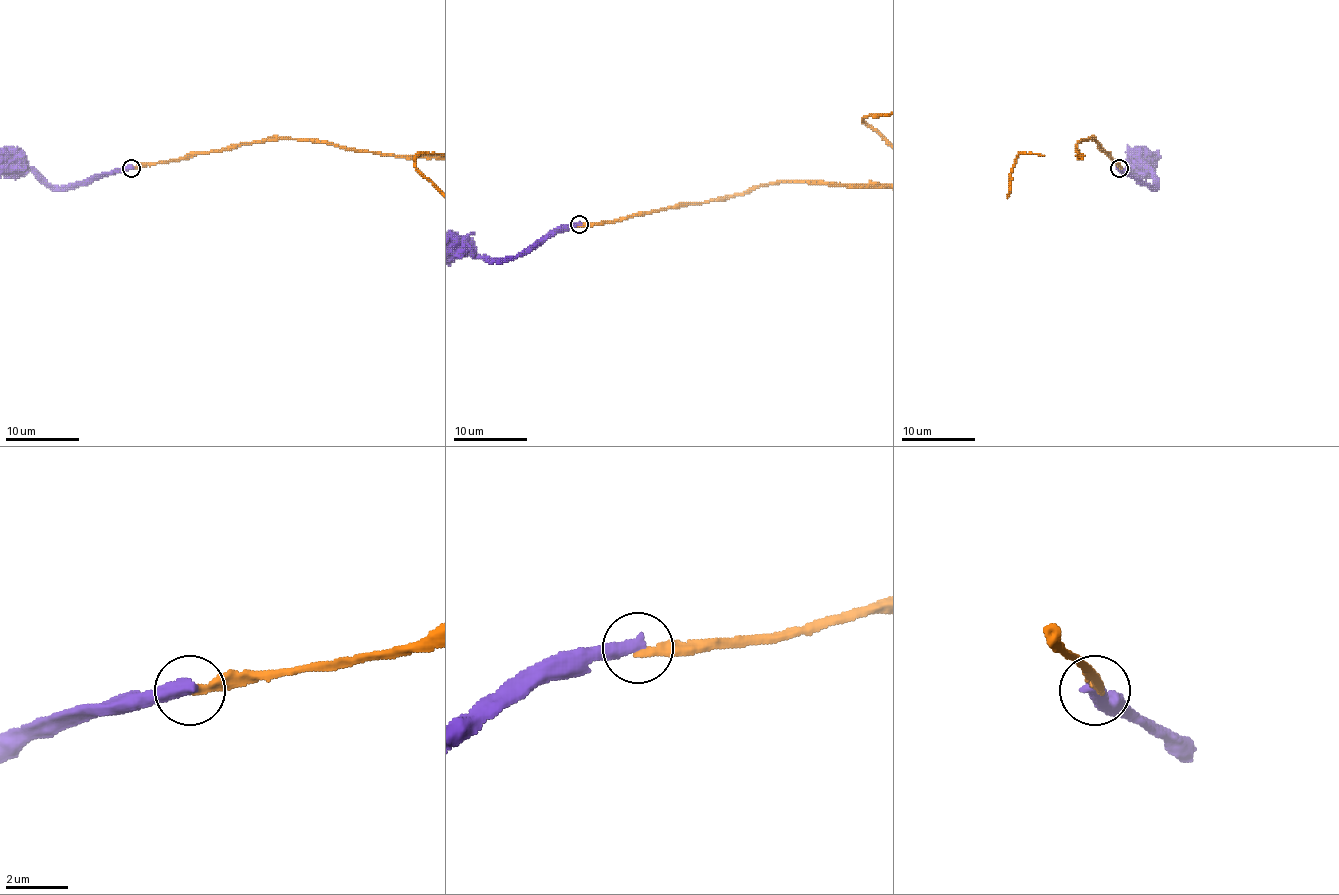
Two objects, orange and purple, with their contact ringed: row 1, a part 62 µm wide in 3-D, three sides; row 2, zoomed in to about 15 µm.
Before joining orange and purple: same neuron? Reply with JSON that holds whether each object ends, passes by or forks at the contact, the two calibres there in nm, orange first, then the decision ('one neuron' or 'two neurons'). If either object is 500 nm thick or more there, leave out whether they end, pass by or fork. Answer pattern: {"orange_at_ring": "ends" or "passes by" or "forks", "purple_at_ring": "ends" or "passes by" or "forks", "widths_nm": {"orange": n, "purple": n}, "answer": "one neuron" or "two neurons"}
{"orange_at_ring": "ends", "purple_at_ring": "ends", "widths_nm": {"orange": 280, "purple": 480}, "answer": "two neurons"}

